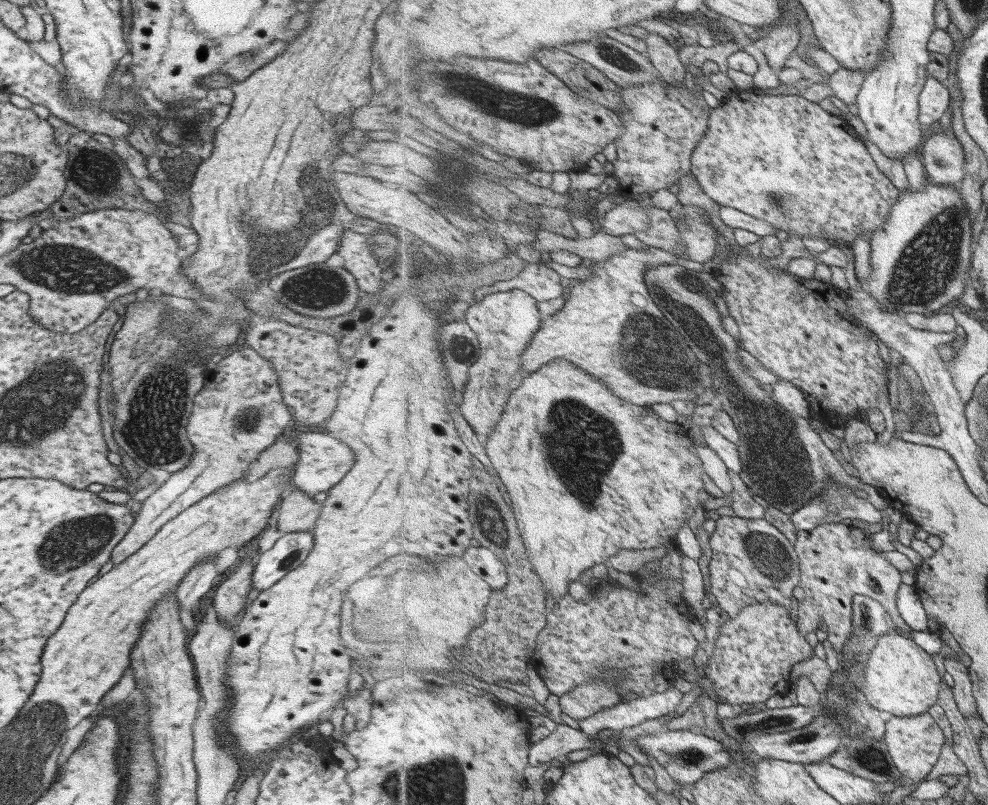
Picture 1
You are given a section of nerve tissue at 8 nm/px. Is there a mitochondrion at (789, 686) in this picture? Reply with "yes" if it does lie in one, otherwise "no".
no

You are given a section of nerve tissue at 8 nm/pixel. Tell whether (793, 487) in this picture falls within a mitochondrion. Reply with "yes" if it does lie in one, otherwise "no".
yes

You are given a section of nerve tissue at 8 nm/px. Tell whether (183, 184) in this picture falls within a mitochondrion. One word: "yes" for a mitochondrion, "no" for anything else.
no

